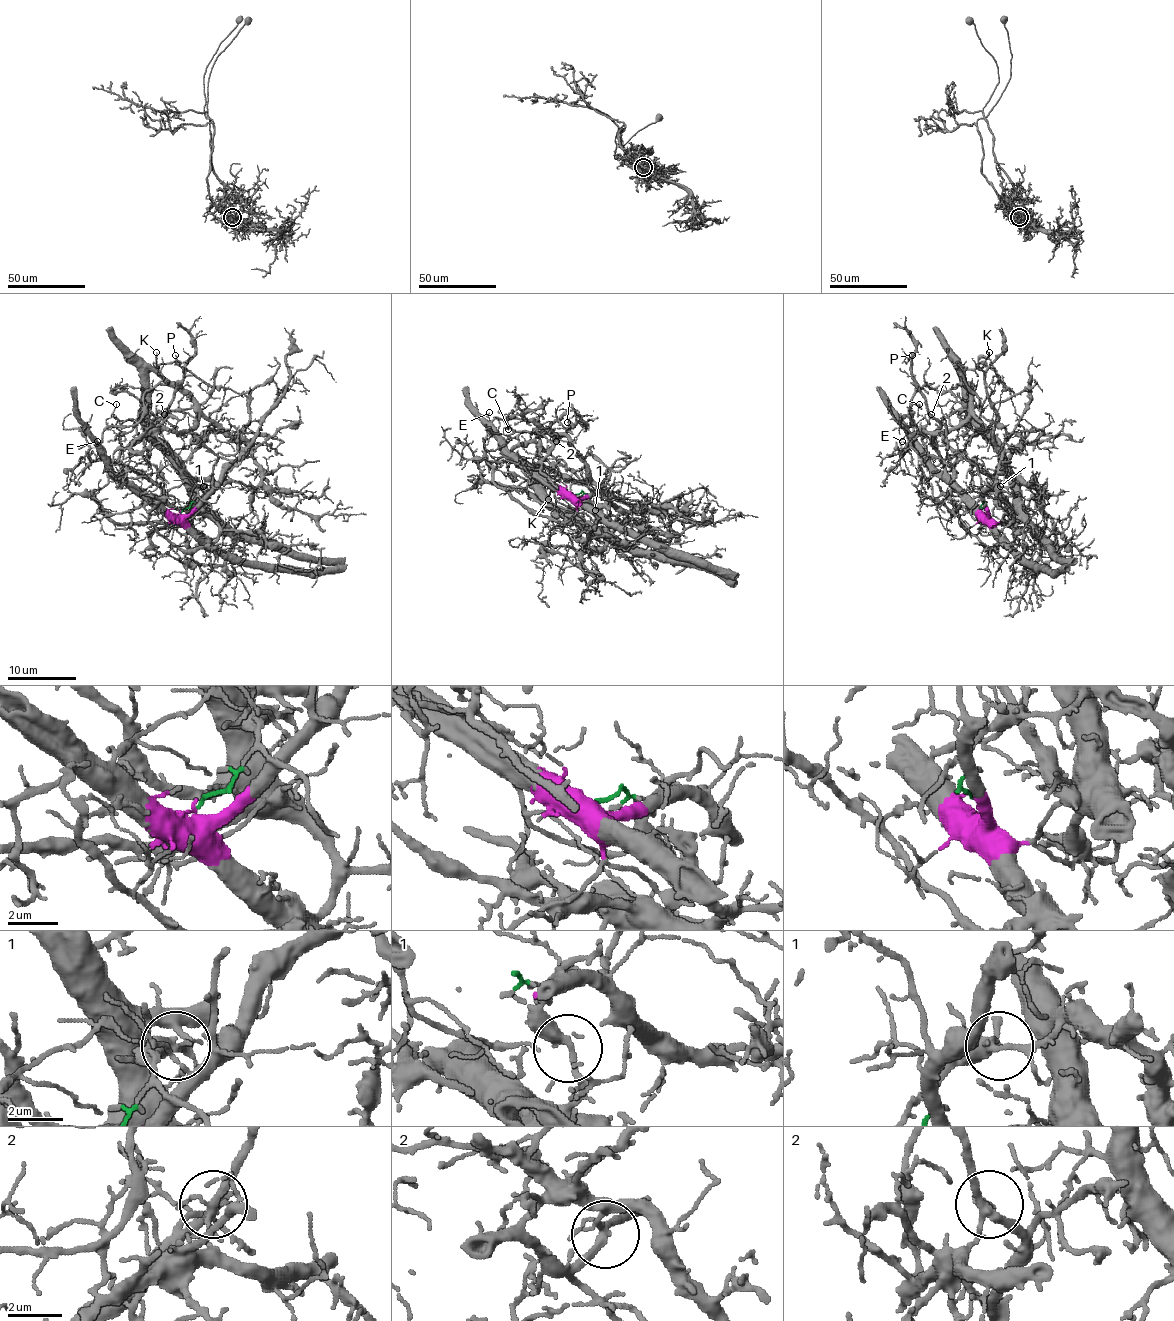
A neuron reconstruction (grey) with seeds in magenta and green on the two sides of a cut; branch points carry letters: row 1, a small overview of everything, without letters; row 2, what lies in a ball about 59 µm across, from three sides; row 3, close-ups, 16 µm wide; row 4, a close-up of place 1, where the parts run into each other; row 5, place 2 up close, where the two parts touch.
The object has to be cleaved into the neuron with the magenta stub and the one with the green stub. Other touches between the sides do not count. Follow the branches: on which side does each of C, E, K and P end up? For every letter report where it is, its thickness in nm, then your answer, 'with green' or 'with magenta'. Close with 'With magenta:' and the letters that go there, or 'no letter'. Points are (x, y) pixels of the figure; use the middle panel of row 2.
C: at (508, 429); 110 nm thick; with magenta
E: at (489, 412); 130 nm thick; with magenta
K: at (548, 499); 110 nm thick; with green
P: at (567, 422); 120 nm thick; with magenta
With magenta: C, E, P

